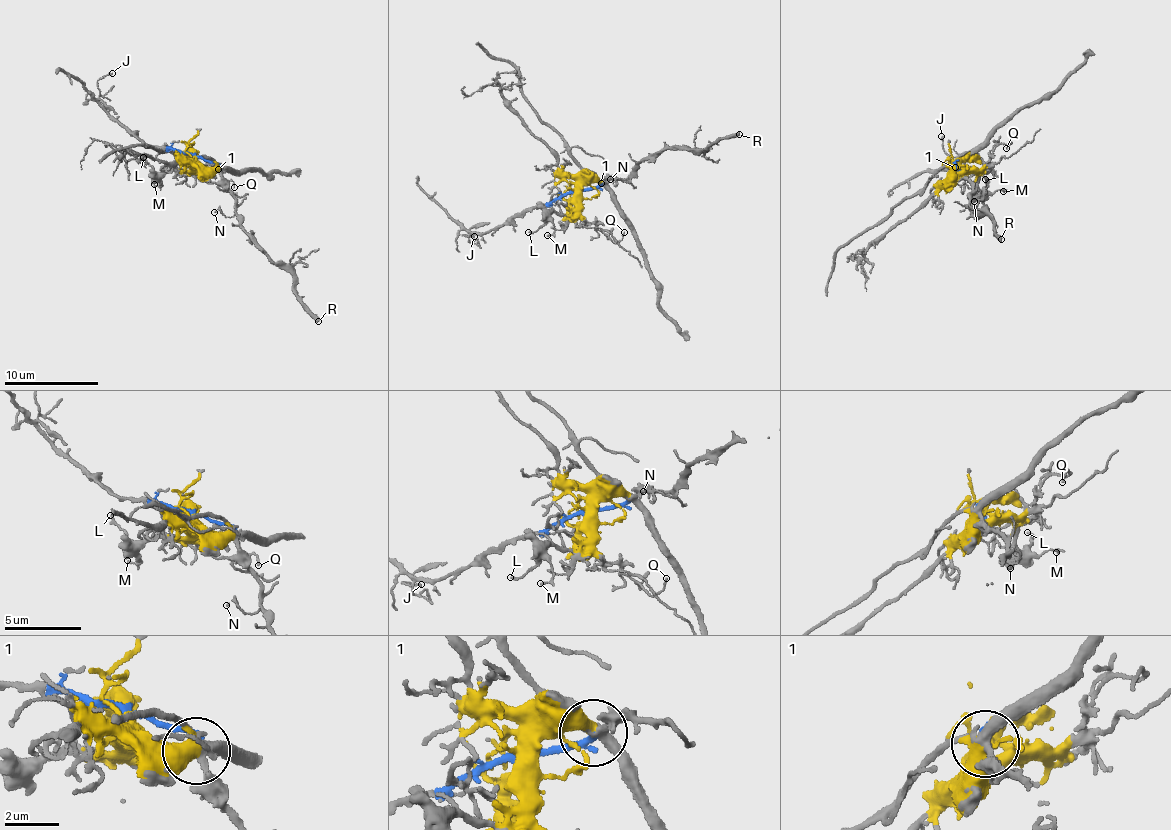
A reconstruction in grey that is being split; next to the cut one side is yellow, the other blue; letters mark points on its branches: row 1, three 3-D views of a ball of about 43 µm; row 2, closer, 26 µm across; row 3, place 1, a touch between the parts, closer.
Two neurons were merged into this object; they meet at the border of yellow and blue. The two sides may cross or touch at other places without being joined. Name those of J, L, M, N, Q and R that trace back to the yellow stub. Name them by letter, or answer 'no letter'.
L, M, Q

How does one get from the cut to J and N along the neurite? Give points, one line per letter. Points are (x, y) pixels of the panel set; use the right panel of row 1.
J: (954, 168), (958, 179), (961, 168), (955, 166), (960, 159), (945, 152), (941, 135)
N: (954, 168), (955, 164), (955, 175), (968, 181), (980, 194), (973, 202)

